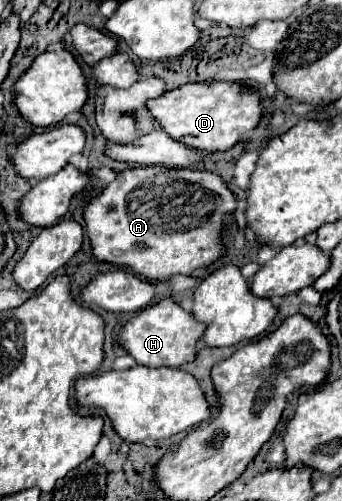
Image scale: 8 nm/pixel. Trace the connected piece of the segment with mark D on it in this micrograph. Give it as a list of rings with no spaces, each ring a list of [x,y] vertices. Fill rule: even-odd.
[[[225,81],[213,85],[187,83],[183,87],[163,93],[157,99],[149,99],[145,107],[171,139],[191,149],[209,153],[231,149],[243,133],[257,127],[263,115],[263,105],[257,89],[249,87],[243,89],[237,83],[225,83]]]

